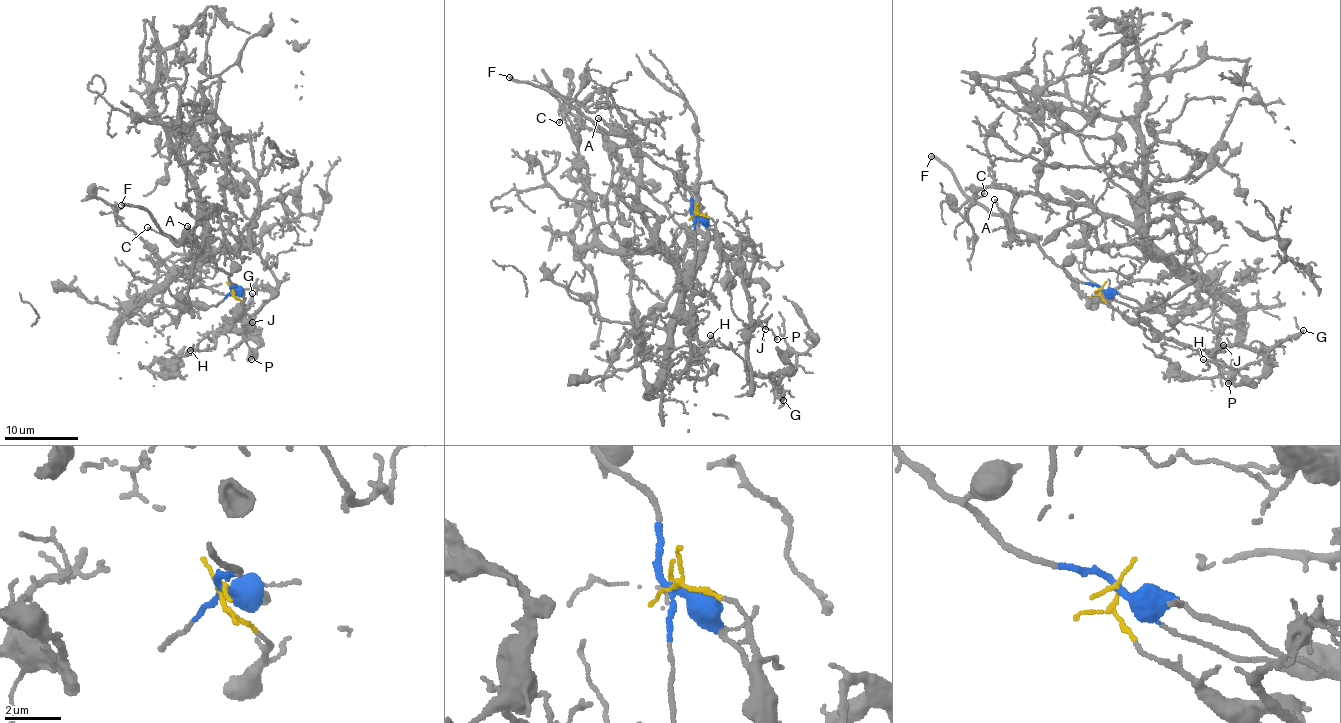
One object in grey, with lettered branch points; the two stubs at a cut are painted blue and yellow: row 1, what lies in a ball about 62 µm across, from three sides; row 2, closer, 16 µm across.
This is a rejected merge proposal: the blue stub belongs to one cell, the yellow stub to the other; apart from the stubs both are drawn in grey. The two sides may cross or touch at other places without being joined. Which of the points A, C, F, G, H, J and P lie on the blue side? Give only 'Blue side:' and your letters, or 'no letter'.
Blue side: A, C, F

